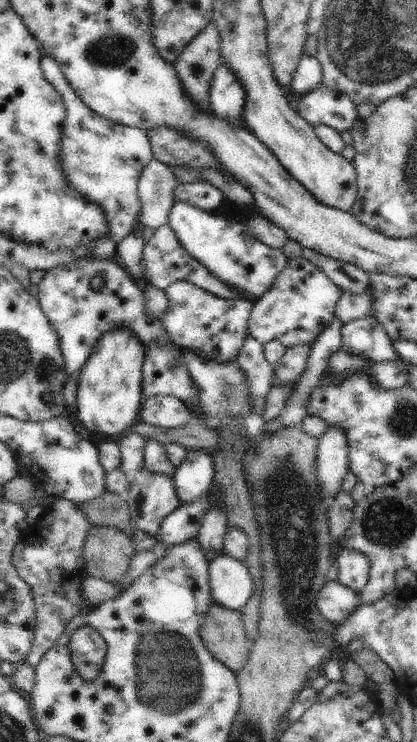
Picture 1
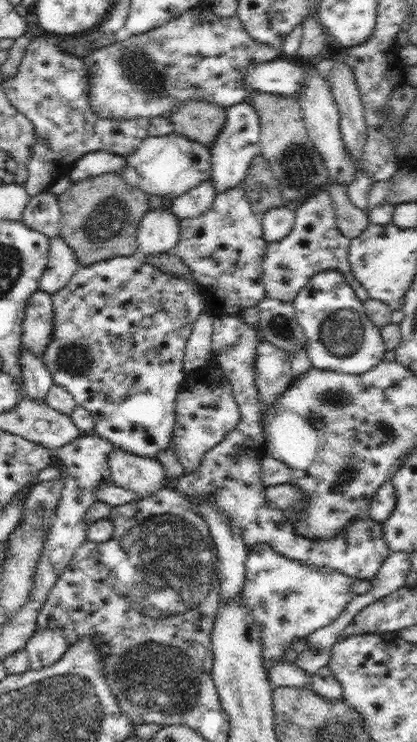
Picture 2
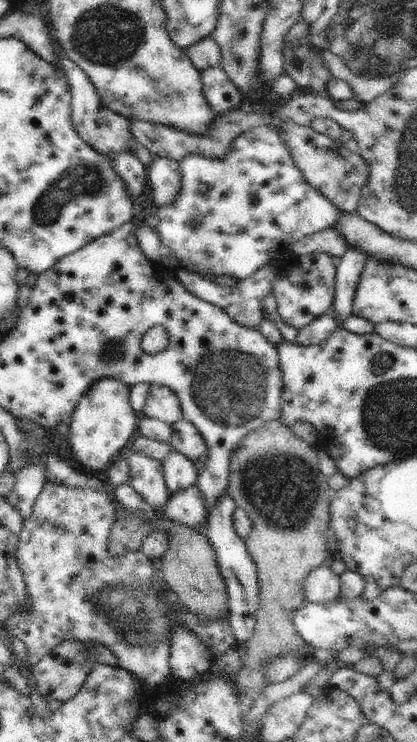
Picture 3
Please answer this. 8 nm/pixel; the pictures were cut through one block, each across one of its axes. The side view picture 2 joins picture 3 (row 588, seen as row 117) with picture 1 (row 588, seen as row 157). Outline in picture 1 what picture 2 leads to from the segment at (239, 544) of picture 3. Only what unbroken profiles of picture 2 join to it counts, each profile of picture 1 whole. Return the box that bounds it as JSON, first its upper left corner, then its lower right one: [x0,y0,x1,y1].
[209,553,254,612]

